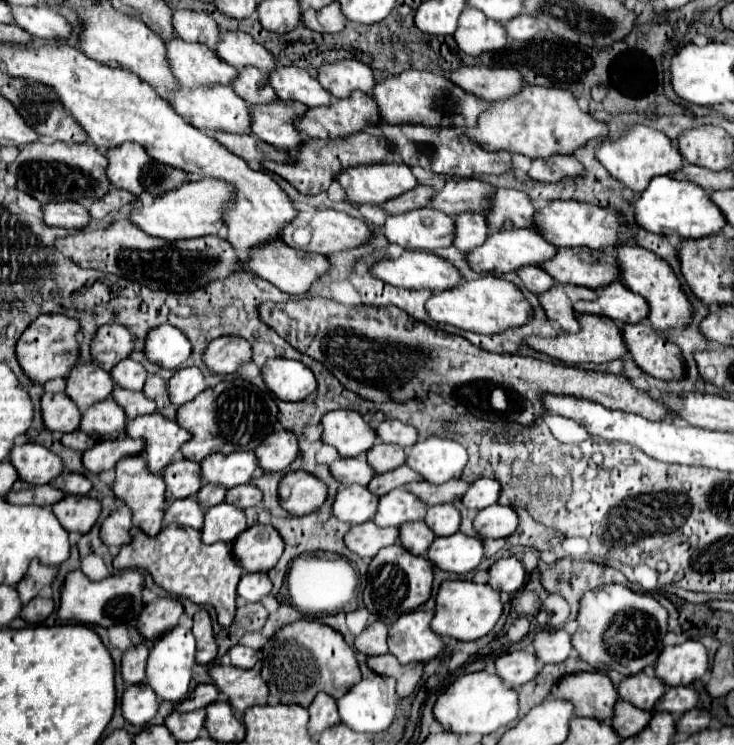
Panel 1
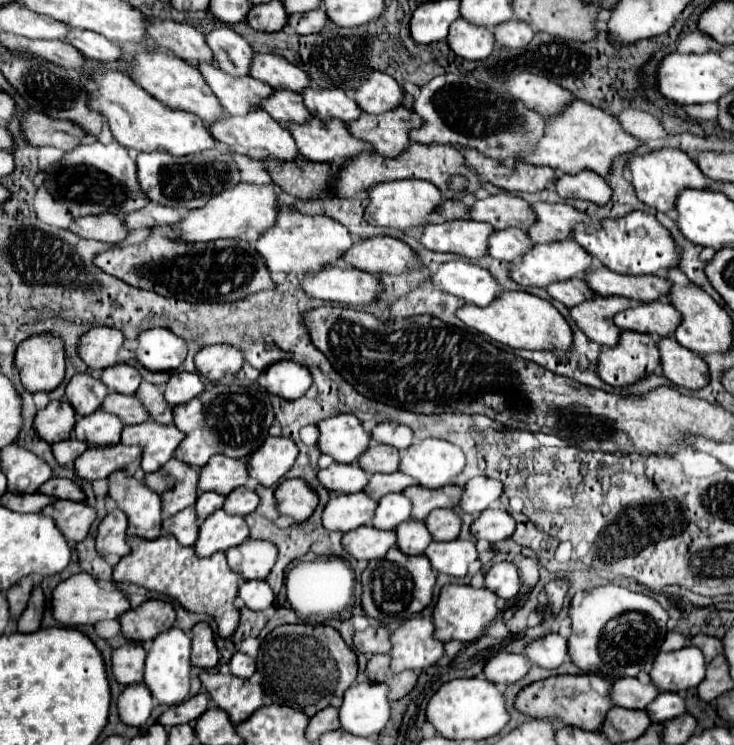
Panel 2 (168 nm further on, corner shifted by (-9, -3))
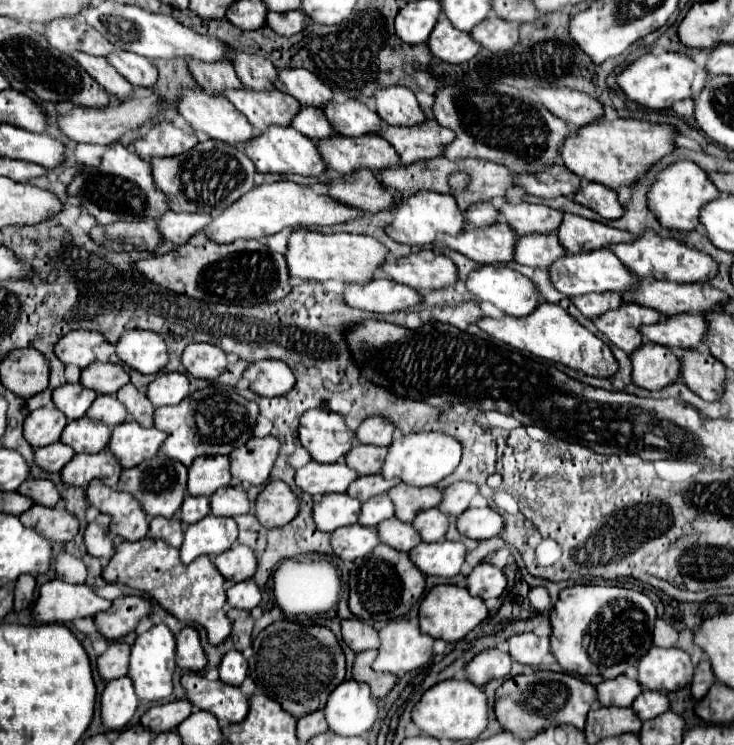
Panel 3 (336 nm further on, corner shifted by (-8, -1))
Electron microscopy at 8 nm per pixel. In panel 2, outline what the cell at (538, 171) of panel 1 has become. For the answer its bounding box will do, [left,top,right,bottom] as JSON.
[556,170,612,206]

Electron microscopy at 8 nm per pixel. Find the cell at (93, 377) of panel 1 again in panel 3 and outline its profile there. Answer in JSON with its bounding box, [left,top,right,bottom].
[53,384,97,420]

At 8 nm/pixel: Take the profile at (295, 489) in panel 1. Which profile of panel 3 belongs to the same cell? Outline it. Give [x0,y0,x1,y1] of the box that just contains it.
[255,480,299,526]

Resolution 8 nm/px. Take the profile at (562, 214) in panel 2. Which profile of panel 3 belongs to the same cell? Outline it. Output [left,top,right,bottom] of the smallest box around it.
[557,212,635,252]

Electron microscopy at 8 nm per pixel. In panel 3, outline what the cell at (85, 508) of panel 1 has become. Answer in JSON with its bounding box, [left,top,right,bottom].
[21,504,79,544]

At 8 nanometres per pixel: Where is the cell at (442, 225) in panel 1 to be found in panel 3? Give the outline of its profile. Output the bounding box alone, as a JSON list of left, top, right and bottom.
[443,222,517,264]

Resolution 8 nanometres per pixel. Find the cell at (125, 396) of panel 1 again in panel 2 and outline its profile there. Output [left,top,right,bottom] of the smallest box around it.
[100,394,148,424]

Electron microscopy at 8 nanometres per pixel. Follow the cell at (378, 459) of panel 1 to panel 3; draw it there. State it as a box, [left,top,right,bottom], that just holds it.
[345,444,387,476]

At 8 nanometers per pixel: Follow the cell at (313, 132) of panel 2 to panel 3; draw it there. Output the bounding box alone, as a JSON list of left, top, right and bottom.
[315,134,399,174]

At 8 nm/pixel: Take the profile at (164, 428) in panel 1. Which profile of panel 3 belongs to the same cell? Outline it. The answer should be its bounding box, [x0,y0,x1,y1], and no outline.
[107,420,167,468]

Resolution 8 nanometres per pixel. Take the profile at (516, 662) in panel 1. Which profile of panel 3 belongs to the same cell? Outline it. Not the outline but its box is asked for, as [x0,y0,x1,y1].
[467,648,513,686]

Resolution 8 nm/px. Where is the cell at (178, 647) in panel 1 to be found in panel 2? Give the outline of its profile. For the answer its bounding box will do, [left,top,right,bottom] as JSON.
[144,628,190,706]

